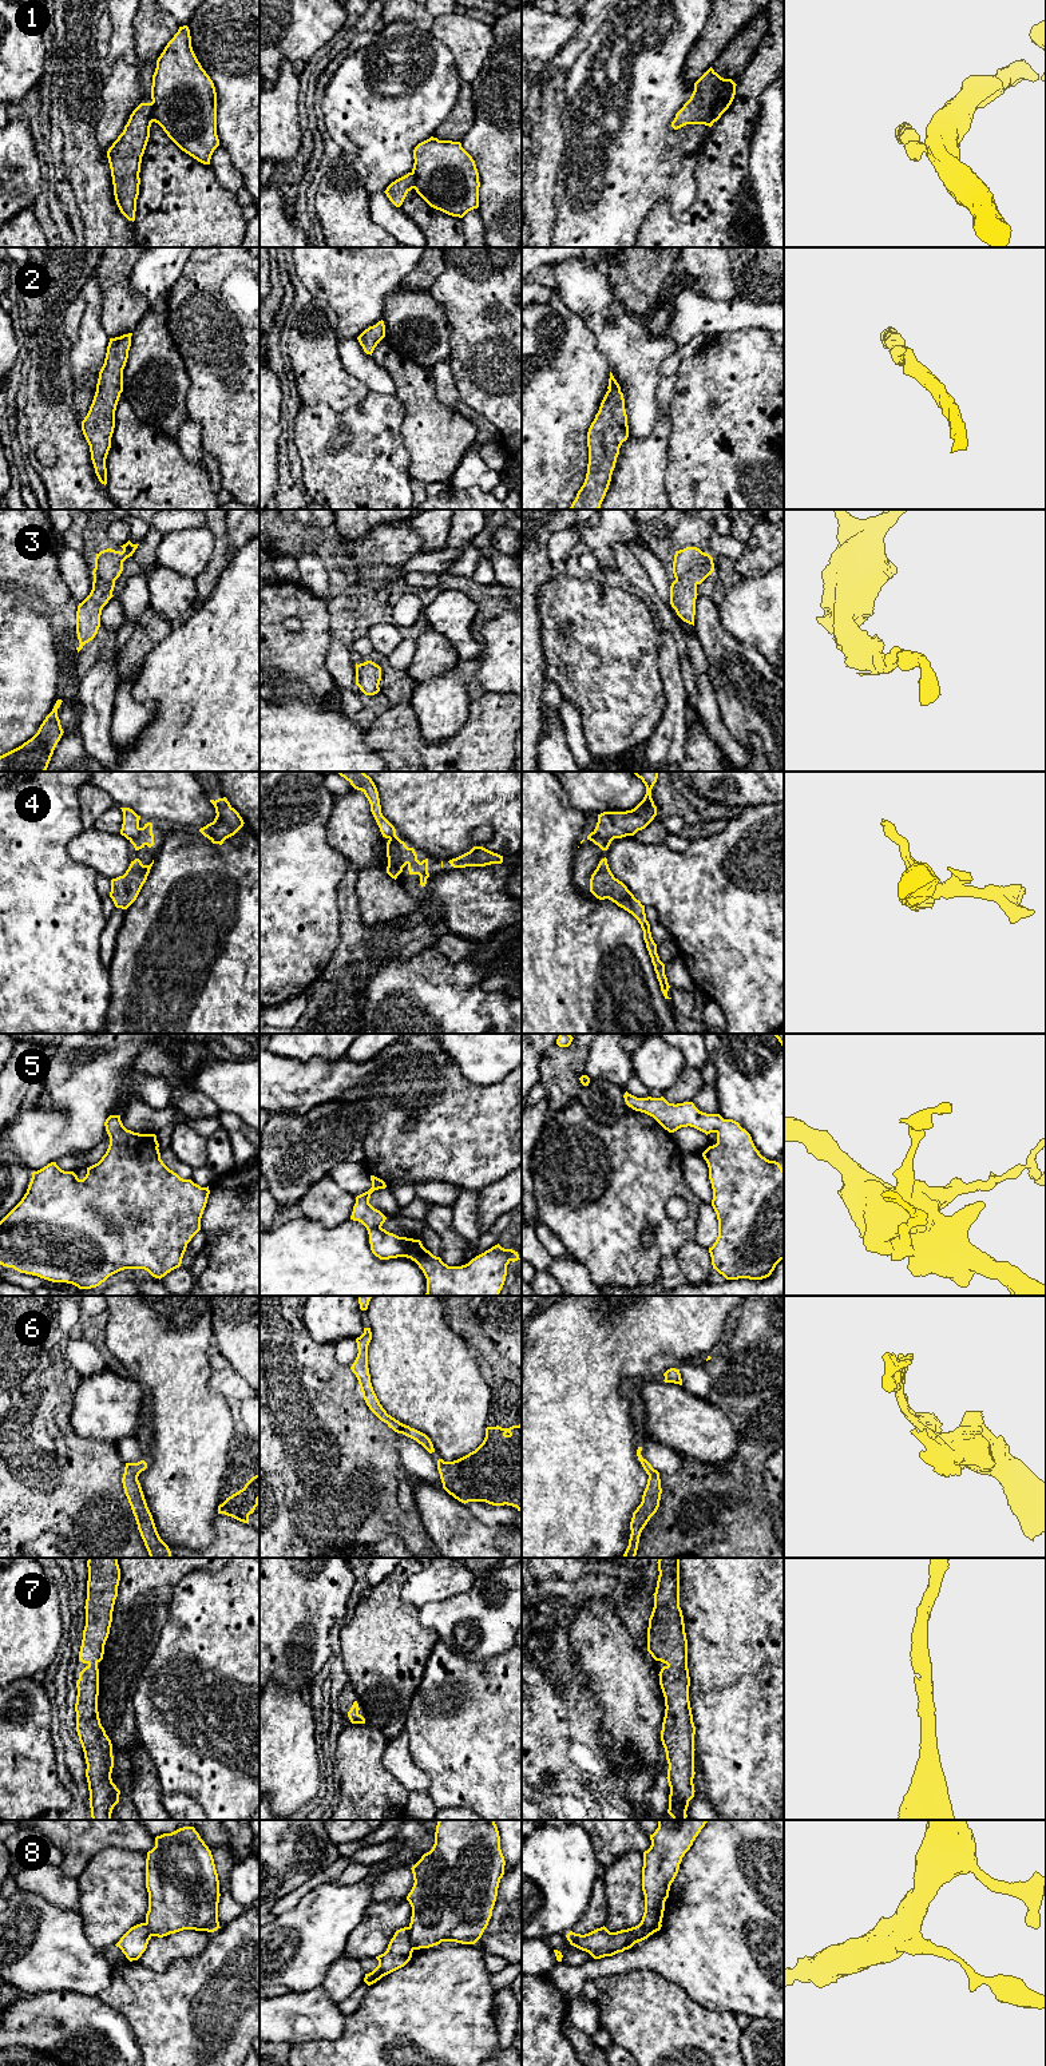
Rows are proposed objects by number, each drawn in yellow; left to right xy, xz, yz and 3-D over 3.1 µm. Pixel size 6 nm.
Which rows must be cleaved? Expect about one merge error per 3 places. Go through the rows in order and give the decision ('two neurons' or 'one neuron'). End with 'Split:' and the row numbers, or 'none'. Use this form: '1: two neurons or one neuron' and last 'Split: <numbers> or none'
1: two neurons
2: one neuron
3: one neuron
4: one neuron
5: one neuron
6: one neuron
7: one neuron
8: two neurons
Split: 1, 8

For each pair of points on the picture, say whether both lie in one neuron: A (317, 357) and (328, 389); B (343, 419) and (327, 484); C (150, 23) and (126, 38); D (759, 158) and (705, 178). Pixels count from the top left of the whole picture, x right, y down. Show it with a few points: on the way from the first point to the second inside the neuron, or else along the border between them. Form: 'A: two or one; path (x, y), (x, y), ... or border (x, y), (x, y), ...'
A: one; path (320, 365), (320, 377), (324, 381)
B: one; path (327, 435), (323, 439), (323, 468)
C: two; border (135, 14), (134, 52), (141, 62)
D: two; border (755, 131), (751, 139), (748, 161), (751, 183)

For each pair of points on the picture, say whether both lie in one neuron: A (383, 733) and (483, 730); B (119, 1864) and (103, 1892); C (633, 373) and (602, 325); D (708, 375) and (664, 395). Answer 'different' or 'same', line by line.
A: same
B: same
C: same
D: different

